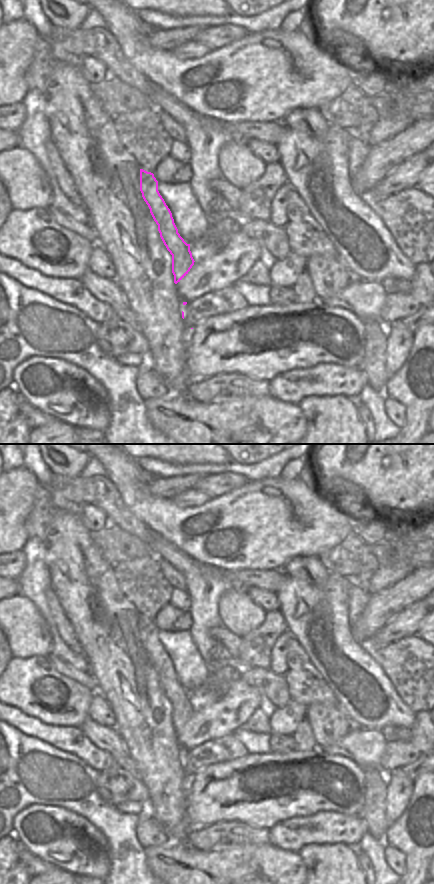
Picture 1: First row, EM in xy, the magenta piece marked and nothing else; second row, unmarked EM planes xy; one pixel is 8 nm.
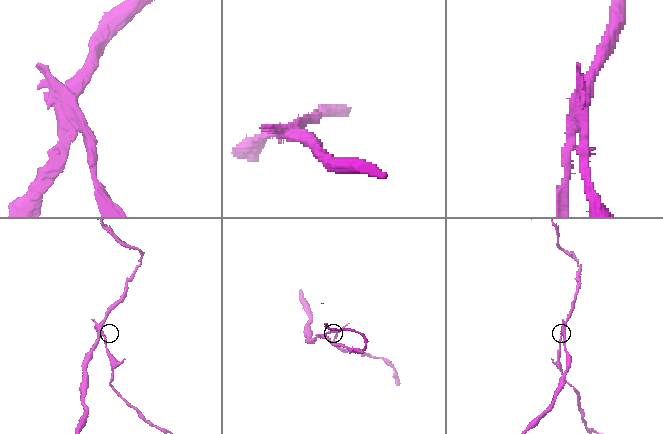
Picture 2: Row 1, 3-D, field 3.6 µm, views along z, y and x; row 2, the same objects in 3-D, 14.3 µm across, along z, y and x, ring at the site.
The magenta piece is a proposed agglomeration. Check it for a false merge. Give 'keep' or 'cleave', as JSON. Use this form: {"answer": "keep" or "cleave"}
{"answer": "cleave"}

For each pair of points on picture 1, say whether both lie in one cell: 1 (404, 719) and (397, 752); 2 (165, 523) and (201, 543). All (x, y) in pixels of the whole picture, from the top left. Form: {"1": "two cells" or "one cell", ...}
{"1": "two cells", "2": "one cell"}

